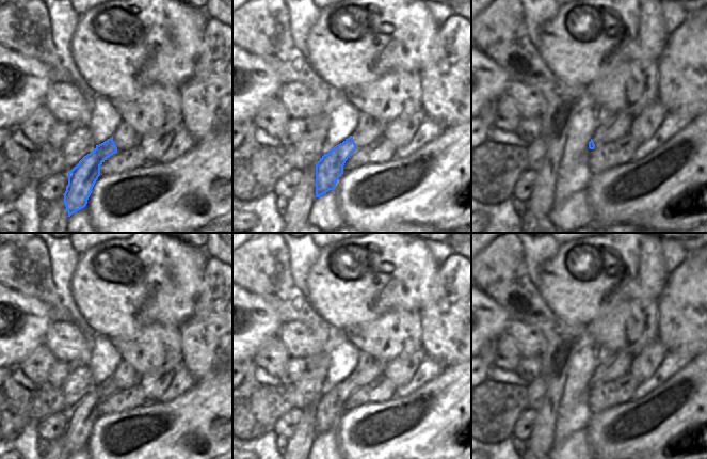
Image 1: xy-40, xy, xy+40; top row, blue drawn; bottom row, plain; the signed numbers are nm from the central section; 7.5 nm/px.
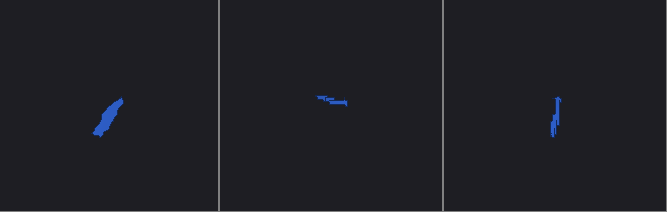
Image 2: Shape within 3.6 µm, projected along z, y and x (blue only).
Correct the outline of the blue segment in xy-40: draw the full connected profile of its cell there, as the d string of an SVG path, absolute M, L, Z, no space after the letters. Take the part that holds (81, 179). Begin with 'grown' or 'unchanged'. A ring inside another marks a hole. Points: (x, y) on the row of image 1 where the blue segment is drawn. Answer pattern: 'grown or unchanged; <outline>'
unchanged; M112 137L96 145L96 148L68 173L68 185L63 194L68 217L86 206L92 189L100 176L100 165L116 152Z

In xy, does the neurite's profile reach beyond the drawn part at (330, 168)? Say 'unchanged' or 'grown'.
grown

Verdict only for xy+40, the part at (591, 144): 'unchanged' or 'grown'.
grown

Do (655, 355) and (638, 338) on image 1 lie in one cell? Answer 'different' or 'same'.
different

